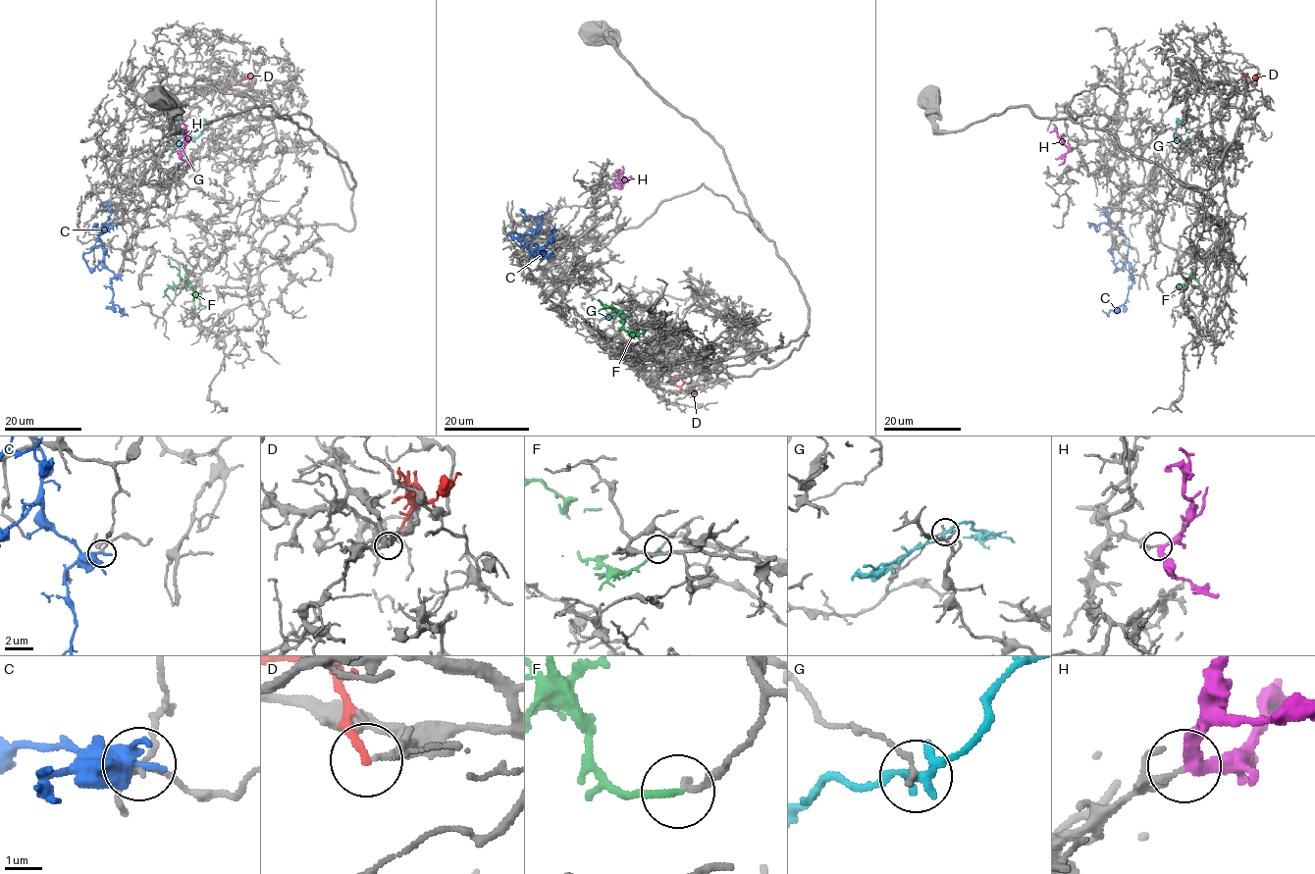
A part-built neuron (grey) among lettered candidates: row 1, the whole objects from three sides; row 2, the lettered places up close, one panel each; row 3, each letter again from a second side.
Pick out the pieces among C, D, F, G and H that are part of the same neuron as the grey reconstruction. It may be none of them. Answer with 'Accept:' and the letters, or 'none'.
Accept: H

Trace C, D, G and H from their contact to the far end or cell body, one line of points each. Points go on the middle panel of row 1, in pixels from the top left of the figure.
C: (551, 255), (528, 251), (541, 223), (539, 216), (526, 218), (519, 209)
D: (674, 375), (672, 382), (689, 390), (693, 394), (690, 397)
G: (630, 304), (639, 302), (646, 305), (635, 306)
H: (613, 187), (621, 182), (622, 173), (619, 170)

